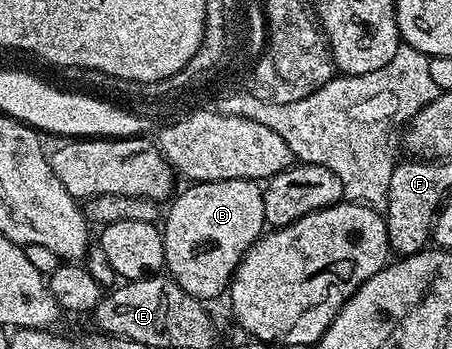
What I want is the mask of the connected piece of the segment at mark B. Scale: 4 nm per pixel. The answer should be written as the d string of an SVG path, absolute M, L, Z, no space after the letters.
M216 180L202 184L193 182L188 187L186 192L178 191L172 197L168 205L169 213L166 216L164 213L163 216L165 268L175 283L187 290L187 294L199 301L210 302L209 300L215 299L220 292L222 295L228 289L237 265L266 231L263 188L256 180Z

